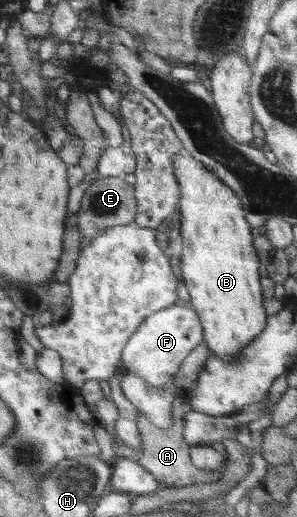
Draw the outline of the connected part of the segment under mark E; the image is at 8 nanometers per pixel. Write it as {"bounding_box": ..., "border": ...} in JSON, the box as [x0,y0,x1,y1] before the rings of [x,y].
{"bounding_box":[76,176,138,239],"border":[[[123,176],[97,177],[92,180],[88,190],[88,193],[82,197],[80,208],[76,212],[76,223],[78,223],[81,237],[93,239],[112,226],[134,223],[134,218],[138,214],[134,187],[127,183]]]}

